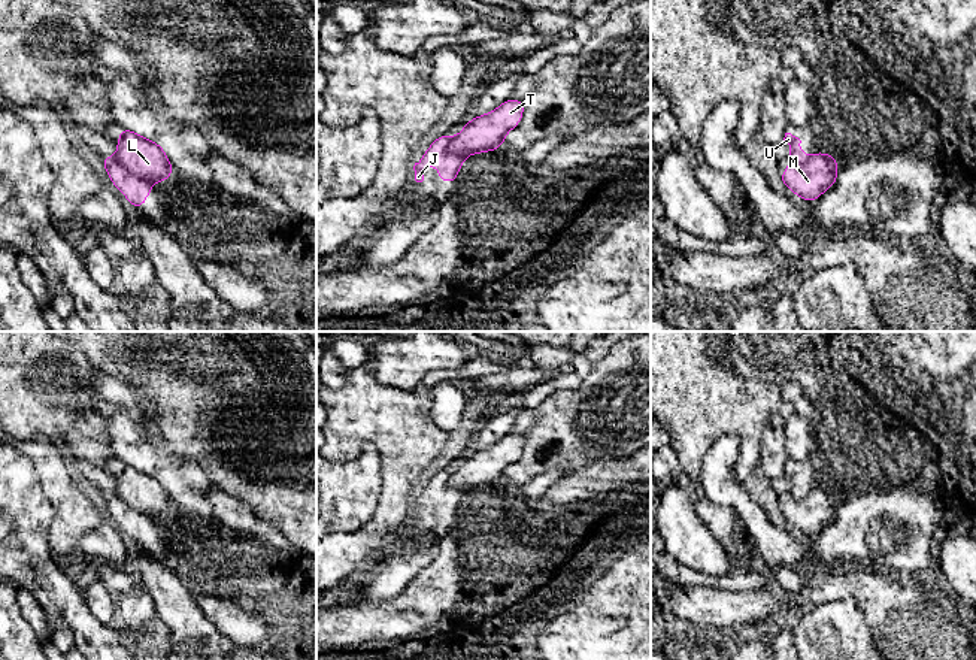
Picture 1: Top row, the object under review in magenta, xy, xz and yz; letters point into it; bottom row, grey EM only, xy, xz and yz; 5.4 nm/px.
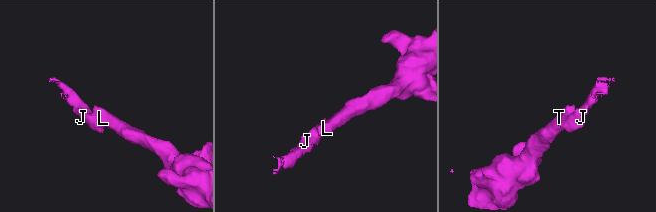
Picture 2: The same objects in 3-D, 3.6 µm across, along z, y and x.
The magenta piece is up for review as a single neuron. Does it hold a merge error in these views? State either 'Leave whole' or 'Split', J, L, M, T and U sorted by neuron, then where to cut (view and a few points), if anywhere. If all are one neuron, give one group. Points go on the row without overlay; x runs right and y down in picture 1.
Split. Groups: J M / L T U. Split along xy (114, 493), (151, 518)

